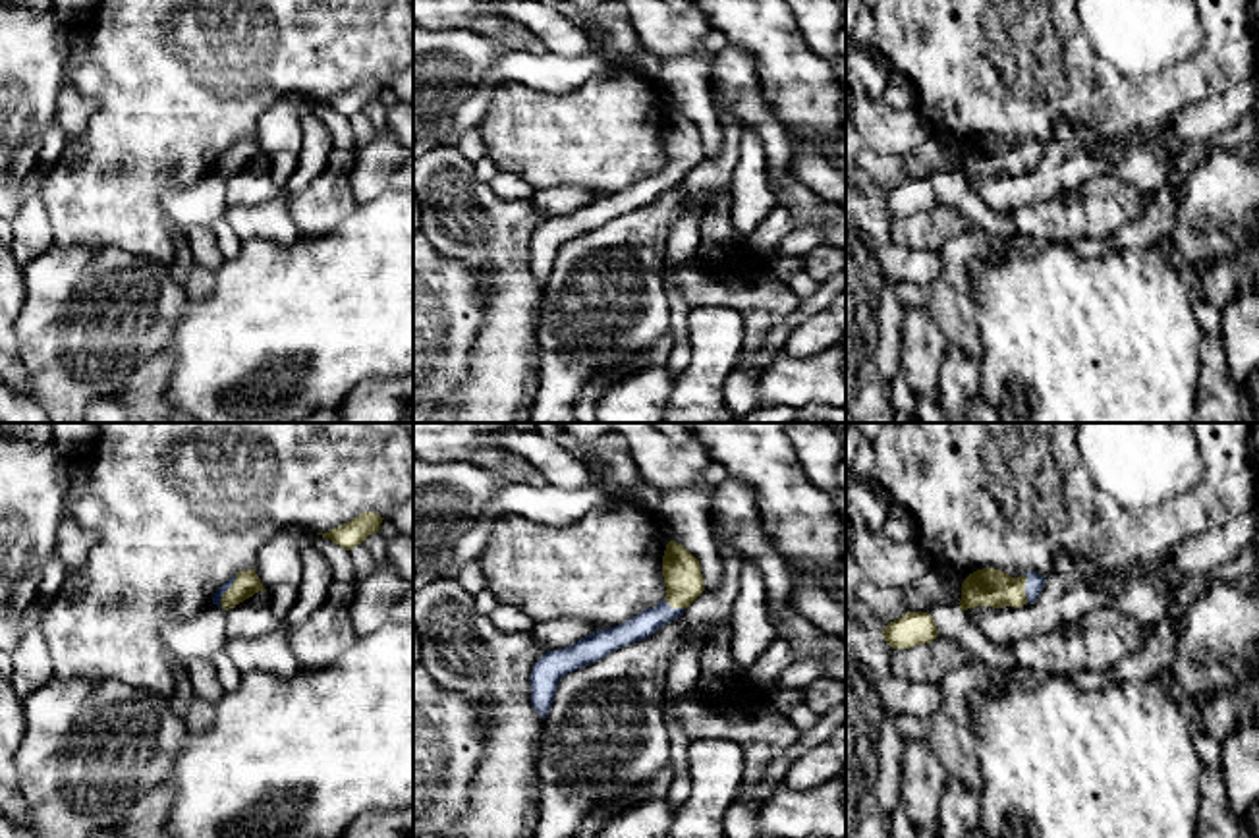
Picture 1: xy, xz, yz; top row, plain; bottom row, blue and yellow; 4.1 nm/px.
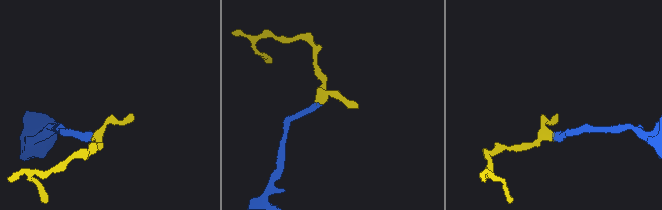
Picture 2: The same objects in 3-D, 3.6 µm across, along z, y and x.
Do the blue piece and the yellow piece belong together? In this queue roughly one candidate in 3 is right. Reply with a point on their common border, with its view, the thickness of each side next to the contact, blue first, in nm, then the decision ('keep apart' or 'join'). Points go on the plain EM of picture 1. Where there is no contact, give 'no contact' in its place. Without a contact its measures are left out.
xy (226, 157) | 40/100 nm | join

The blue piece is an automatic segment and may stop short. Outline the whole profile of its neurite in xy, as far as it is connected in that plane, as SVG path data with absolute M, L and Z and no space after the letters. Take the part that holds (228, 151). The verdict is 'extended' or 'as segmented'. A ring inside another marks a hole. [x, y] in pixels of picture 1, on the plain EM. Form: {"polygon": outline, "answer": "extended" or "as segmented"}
{"polygon": "M255 137L239 139L228 147L212 164L212 172L230 178L259 158L266 158Z", "answer": "extended"}

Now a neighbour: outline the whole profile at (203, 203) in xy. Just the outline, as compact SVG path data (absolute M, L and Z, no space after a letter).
M210 172L189 187L164 191L160 205L183 232L210 228L226 214L226 178Z

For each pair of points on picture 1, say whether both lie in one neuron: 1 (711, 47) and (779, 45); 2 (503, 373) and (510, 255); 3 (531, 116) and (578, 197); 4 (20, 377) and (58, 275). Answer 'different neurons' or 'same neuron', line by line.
1: different neurons
2: same neuron
3: different neurons
4: different neurons

